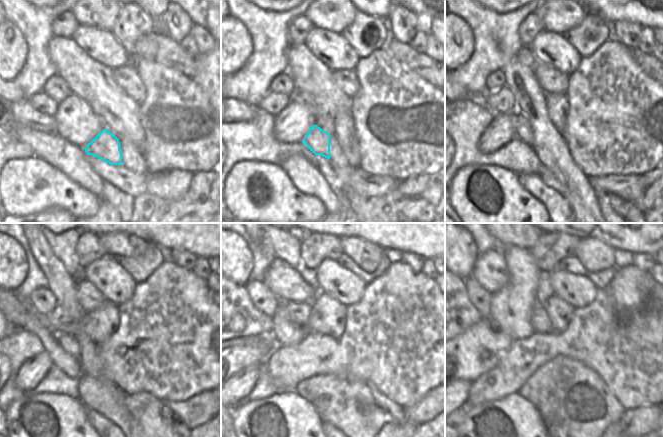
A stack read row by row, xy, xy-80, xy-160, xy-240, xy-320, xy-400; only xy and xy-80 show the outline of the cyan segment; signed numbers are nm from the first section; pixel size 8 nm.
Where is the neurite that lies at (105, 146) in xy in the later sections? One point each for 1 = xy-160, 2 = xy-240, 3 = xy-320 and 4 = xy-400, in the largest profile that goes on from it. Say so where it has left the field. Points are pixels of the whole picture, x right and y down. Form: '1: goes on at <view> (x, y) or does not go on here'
1: goes on at xy-160 (523, 129)
2: goes on at xy-240 (68, 342)
3: goes on at xy-320 (284, 332)
4: goes on at xy-400 (511, 308)

